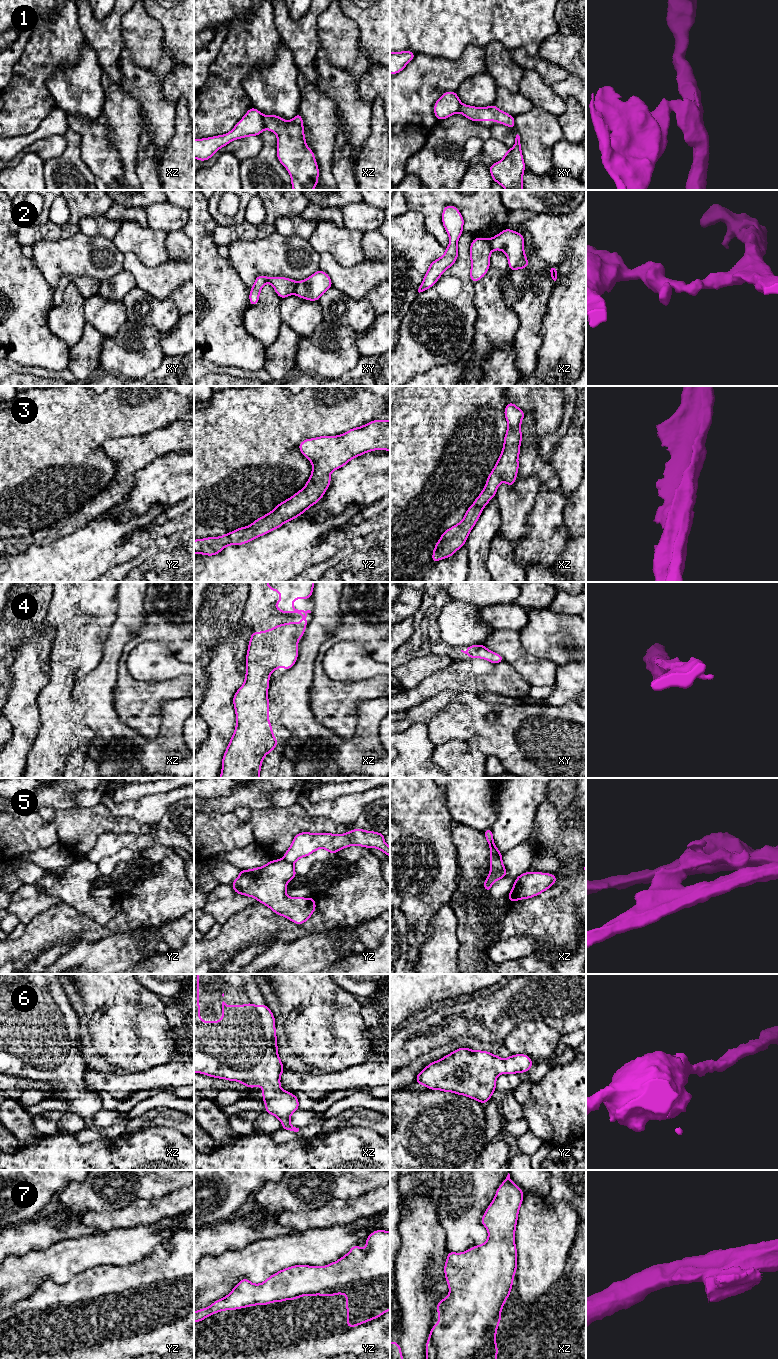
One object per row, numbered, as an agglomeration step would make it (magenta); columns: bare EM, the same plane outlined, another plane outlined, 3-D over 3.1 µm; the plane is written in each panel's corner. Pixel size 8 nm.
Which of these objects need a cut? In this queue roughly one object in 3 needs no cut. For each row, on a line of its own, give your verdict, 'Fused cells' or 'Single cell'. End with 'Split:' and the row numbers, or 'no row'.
1: Fused cells
2: Fused cells
3: Single cell
4: Single cell
5: Fused cells
6: Single cell
7: Single cell
Split: 1, 2, 5

